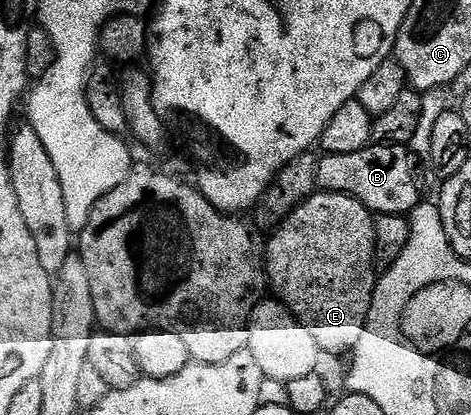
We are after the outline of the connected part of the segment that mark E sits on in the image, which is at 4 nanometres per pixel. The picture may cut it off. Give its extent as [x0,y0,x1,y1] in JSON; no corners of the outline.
[264,192,376,355]

